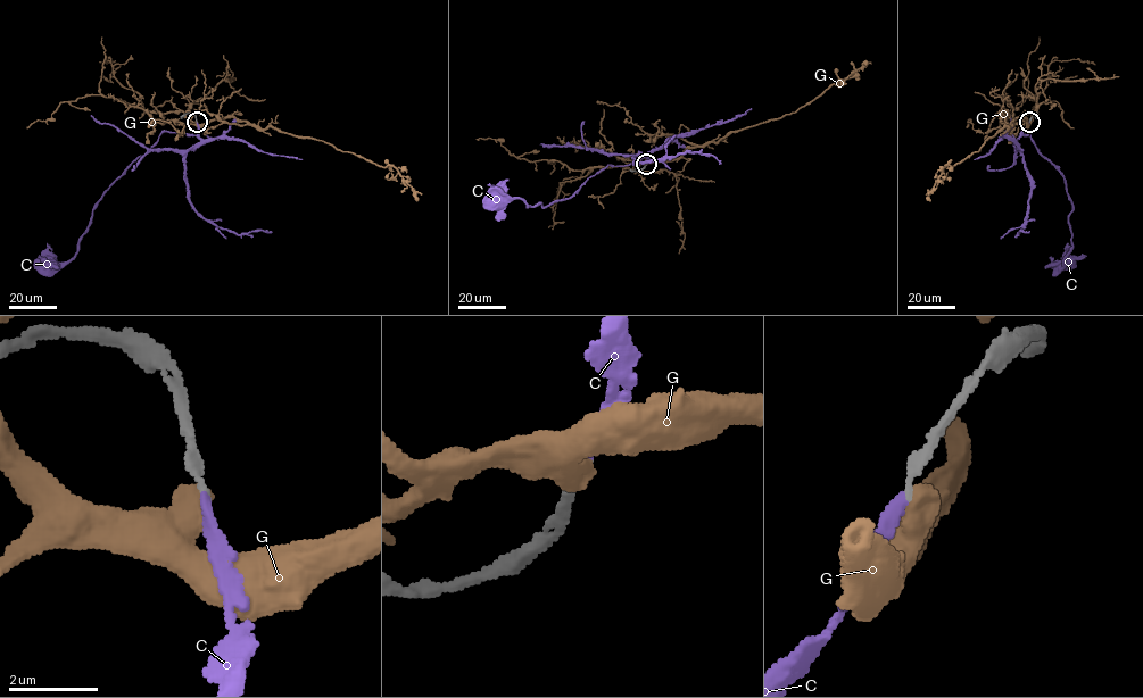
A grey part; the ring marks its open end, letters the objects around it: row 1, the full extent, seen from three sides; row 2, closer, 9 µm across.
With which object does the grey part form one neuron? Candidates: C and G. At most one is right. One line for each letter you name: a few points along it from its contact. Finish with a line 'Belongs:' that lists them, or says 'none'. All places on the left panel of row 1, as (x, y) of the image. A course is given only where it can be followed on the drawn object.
C: Its course: (197, 121), (196, 135), (163, 131), (99, 200), (77, 252), (61, 265), (43, 267)
Belongs: C

